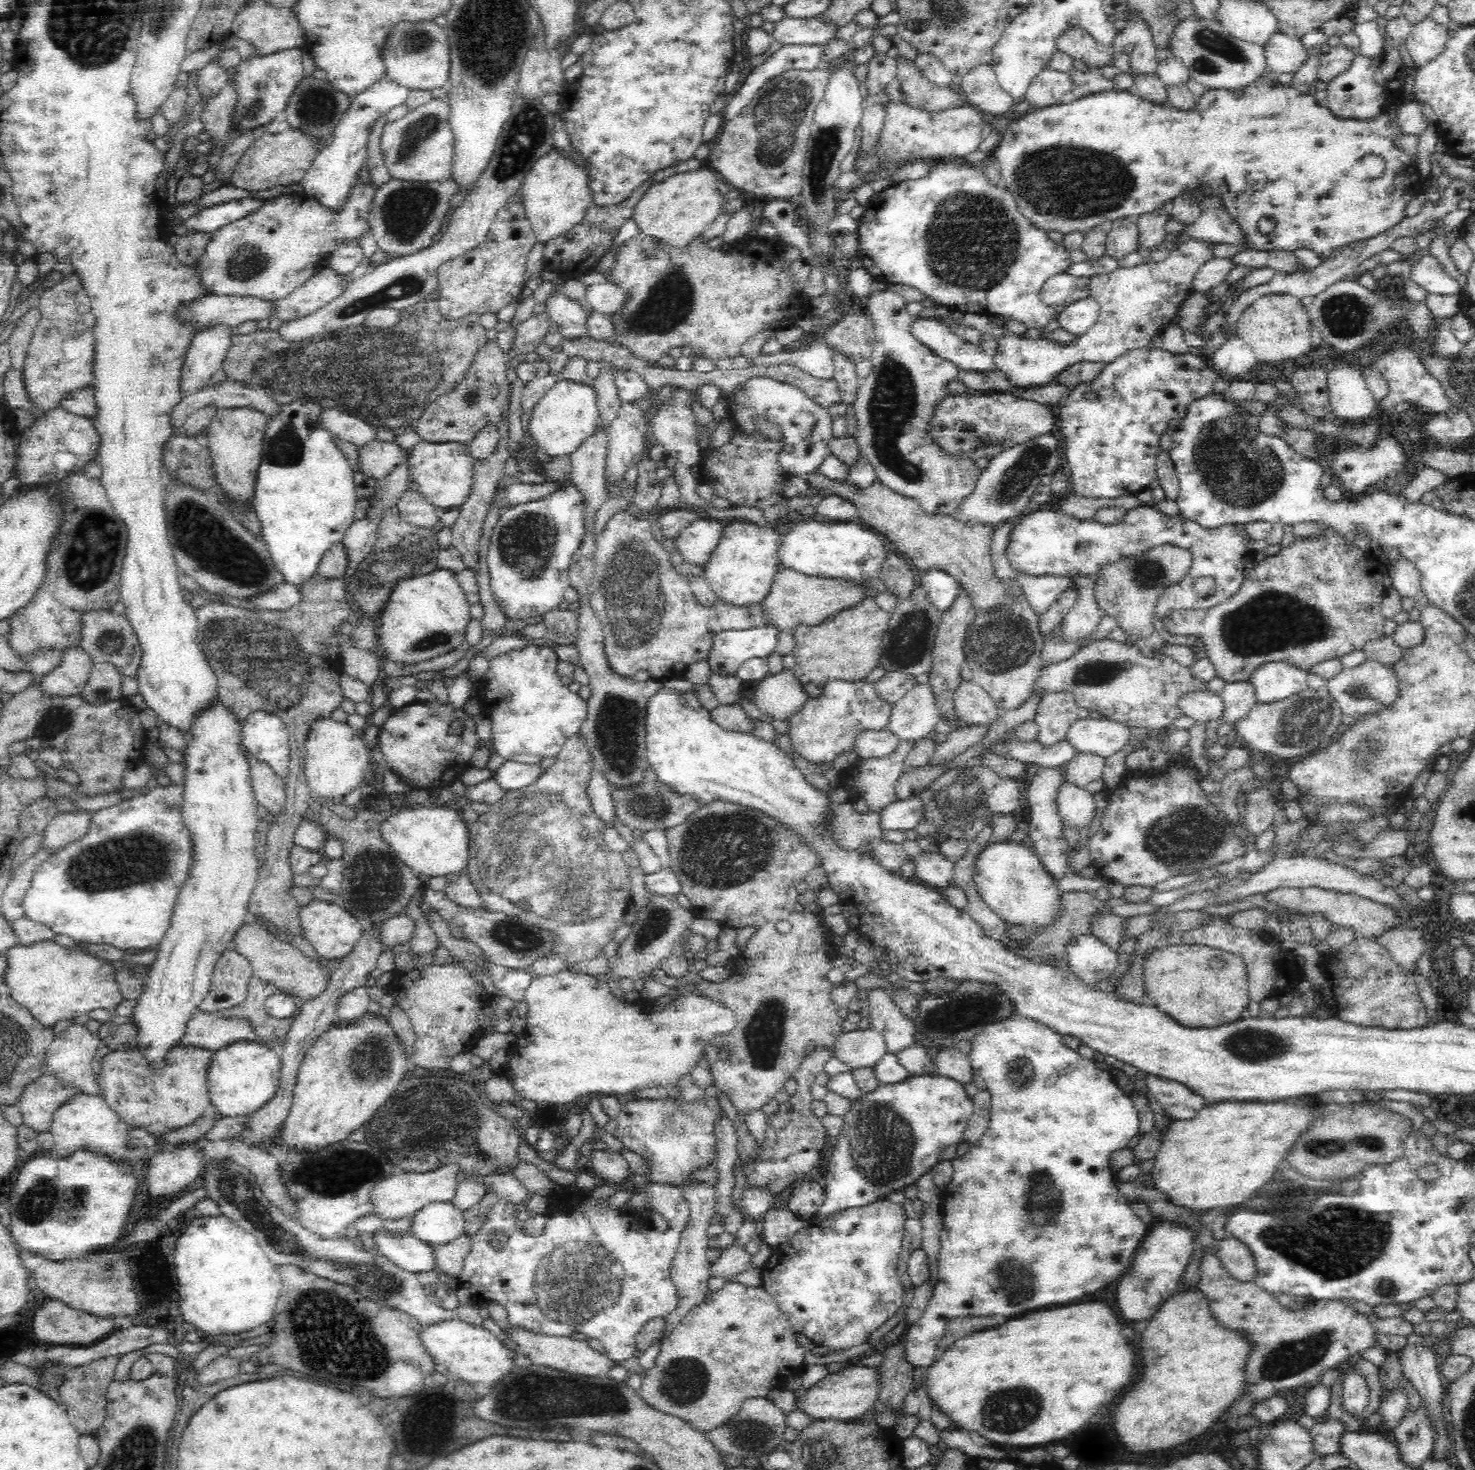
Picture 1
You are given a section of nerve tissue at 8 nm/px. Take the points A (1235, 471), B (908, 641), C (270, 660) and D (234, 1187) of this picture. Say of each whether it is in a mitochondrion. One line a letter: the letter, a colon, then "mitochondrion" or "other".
A: mitochondrion
B: mitochondrion
C: mitochondrion
D: mitochondrion

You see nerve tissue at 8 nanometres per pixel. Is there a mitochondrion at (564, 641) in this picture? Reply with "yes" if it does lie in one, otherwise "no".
no

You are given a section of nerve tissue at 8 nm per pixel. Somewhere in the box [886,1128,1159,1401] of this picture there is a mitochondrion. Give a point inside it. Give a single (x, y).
(1042, 1200)

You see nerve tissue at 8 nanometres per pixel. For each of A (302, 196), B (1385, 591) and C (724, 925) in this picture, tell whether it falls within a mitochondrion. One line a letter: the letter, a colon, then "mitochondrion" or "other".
A: other
B: other
C: other

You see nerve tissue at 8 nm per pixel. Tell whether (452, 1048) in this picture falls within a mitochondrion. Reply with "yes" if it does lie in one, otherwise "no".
no

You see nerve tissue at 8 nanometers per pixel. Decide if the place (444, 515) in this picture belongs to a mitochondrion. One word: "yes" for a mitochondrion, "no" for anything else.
no

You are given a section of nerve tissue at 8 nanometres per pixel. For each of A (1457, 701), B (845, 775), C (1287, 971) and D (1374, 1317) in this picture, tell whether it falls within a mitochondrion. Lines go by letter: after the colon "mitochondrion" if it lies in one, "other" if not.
A: other
B: other
C: other
D: other

